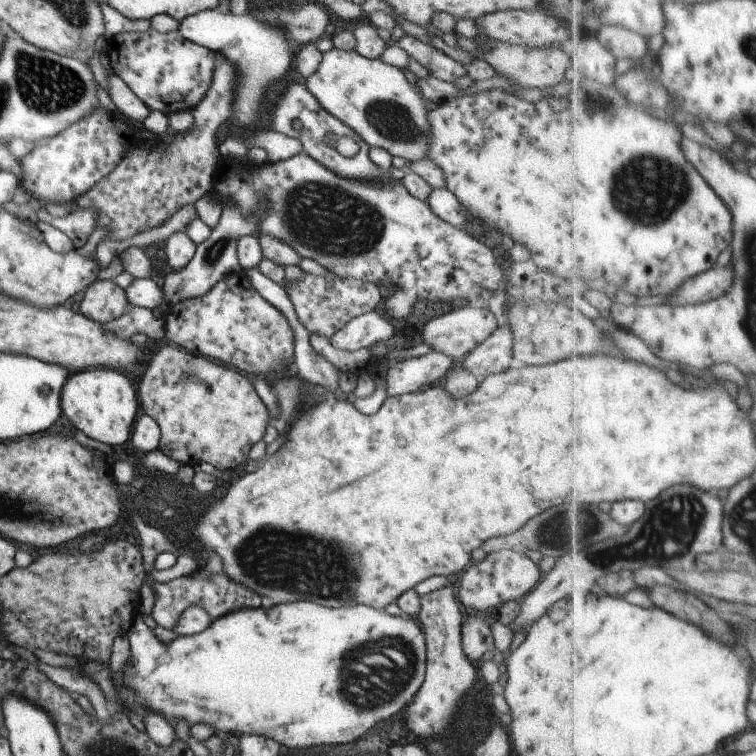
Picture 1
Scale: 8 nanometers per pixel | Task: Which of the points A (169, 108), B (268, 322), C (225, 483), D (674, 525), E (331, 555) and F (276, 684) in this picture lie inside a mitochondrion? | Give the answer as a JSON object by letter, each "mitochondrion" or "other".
{"A":"other","B":"other","C":"other","D":"mitochondrion","E":"mitochondrion","F":"other"}

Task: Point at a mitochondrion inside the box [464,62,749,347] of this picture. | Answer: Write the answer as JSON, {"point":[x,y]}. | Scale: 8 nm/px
{"point":[663,179]}

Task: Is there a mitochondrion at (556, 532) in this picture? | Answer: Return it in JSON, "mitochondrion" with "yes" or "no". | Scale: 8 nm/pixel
{"mitochondrion":"yes"}

